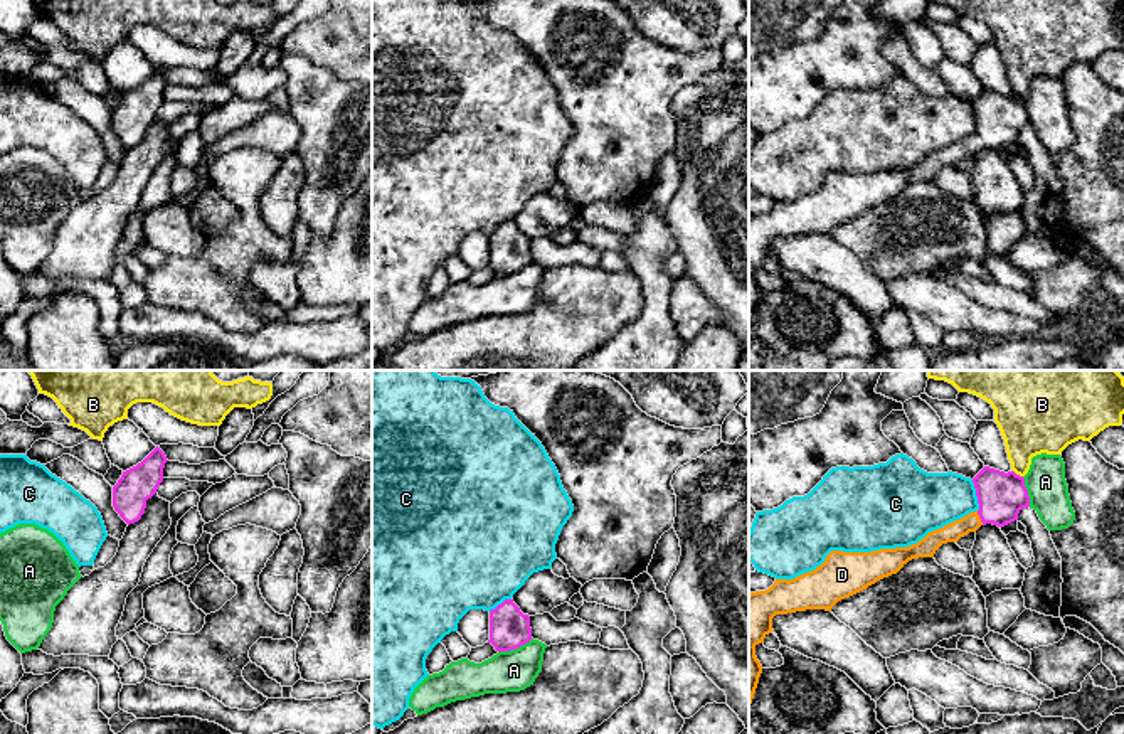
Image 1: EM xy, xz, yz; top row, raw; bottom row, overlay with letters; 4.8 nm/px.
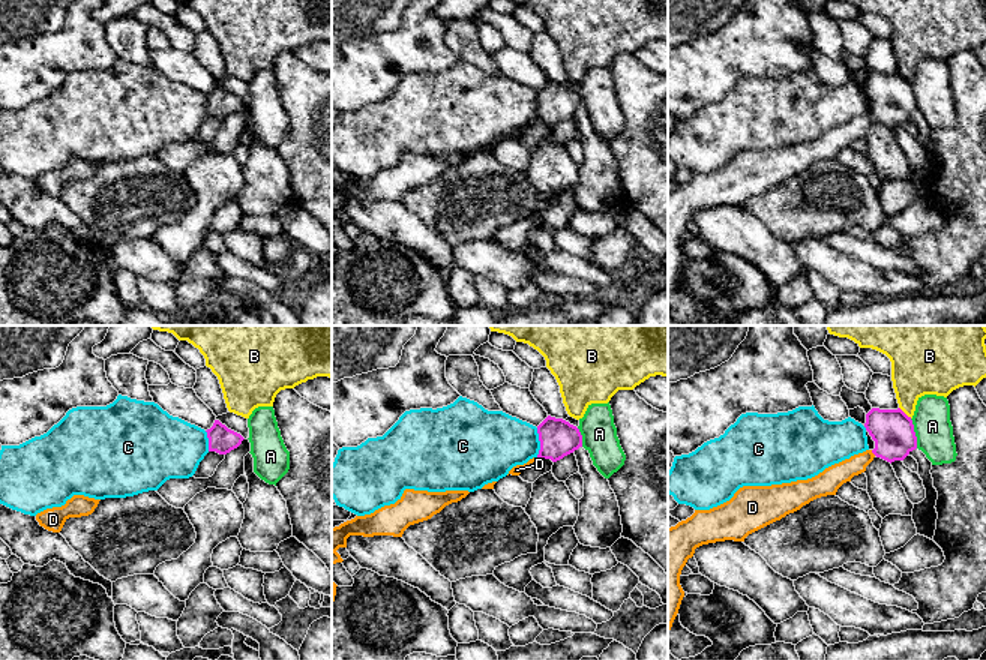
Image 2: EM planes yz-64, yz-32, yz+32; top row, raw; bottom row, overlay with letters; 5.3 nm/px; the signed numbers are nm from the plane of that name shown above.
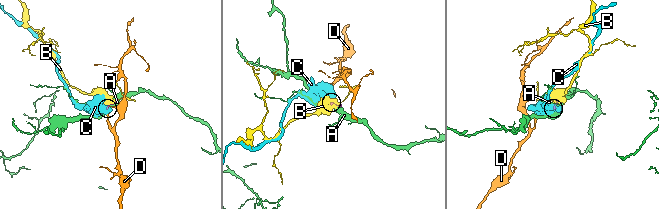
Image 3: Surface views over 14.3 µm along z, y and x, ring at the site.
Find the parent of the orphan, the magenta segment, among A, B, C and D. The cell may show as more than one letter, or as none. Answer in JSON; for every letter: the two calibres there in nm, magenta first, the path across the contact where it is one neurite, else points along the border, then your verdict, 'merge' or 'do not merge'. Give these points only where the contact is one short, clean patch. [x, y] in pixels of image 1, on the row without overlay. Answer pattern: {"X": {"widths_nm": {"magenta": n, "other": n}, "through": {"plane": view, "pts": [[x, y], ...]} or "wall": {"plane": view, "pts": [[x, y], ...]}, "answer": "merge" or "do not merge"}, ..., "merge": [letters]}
{"A": {"widths_nm": {"magenta": 190, "other": 200}, "answer": "do not merge"}, "B": {"widths_nm": {"magenta": 220, "other": 300}, "answer": "do not merge"}, "C": {"widths_nm": {"magenta": 220, "other": 280}, "wall": {"plane": "yz", "pts": [[971, 103], [976, 113], [978, 133]]}, "answer": "do not merge"}, "D": {"widths_nm": {"magenta": 220, "other": 90}, "through": {"plane": "yz", "pts": [[1002, 118], [980, 140], [951, 155]]}, "answer": "merge"}, "merge": ["D"]}

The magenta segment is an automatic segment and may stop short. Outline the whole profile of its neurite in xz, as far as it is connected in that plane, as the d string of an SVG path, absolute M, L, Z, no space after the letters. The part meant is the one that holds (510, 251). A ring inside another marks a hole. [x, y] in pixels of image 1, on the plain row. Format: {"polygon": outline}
{"polygon": "M513 222L490 234L490 263L496 274L517 273L532 263L530 239Z"}

